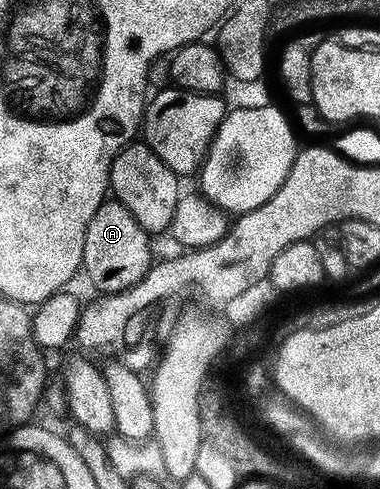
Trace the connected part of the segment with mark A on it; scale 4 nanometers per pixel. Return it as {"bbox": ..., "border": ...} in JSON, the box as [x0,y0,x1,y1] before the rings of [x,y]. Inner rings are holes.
{"bbox":[82,200,151,294],"border":[[[104,200],[103,205],[97,207],[93,219],[89,219],[89,227],[85,231],[82,272],[87,272],[92,287],[99,289],[95,291],[100,294],[125,291],[139,282],[151,269],[151,241],[149,234],[120,201]]]}

